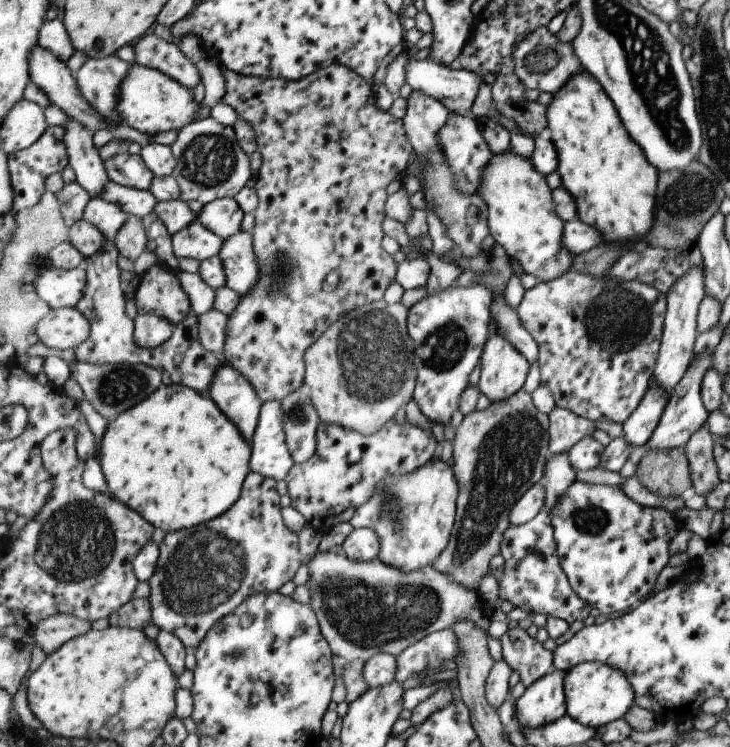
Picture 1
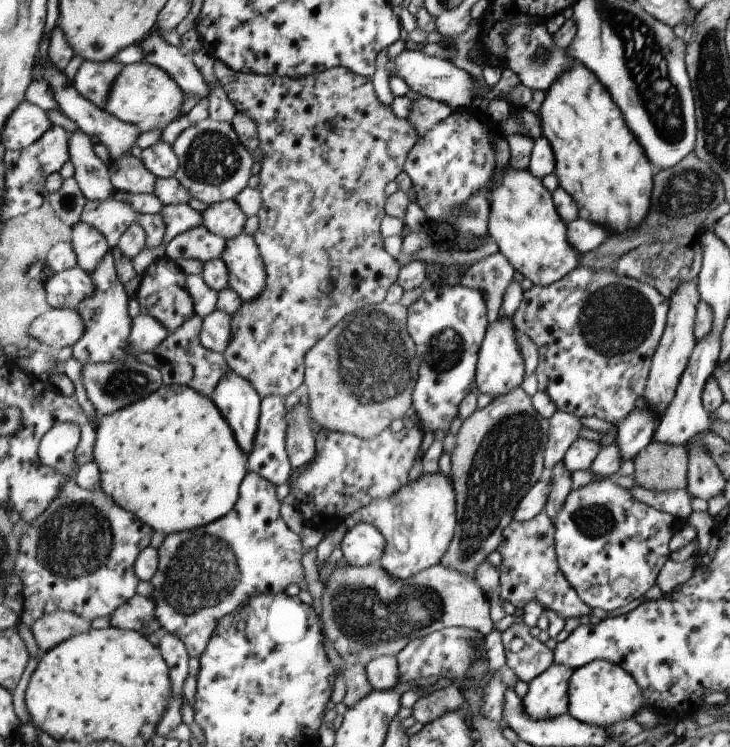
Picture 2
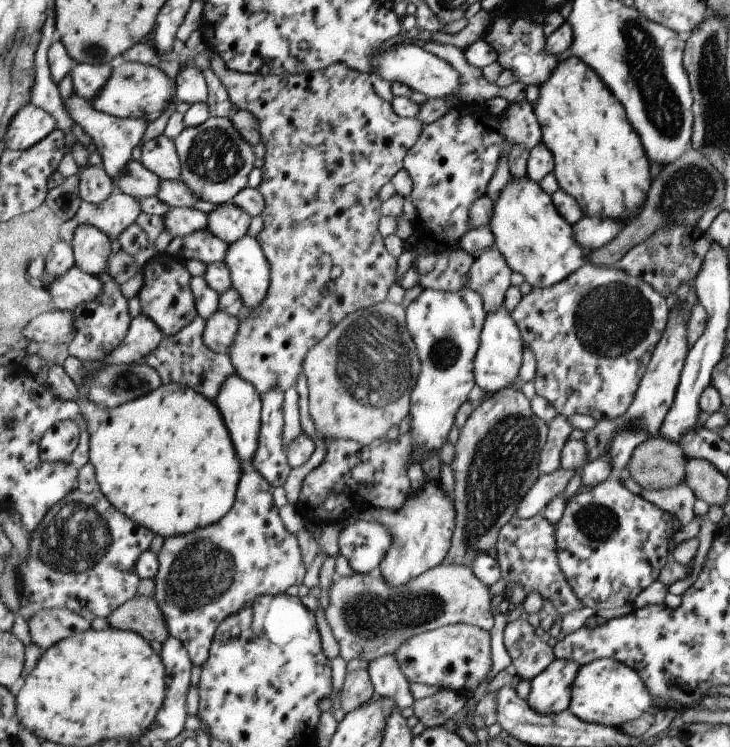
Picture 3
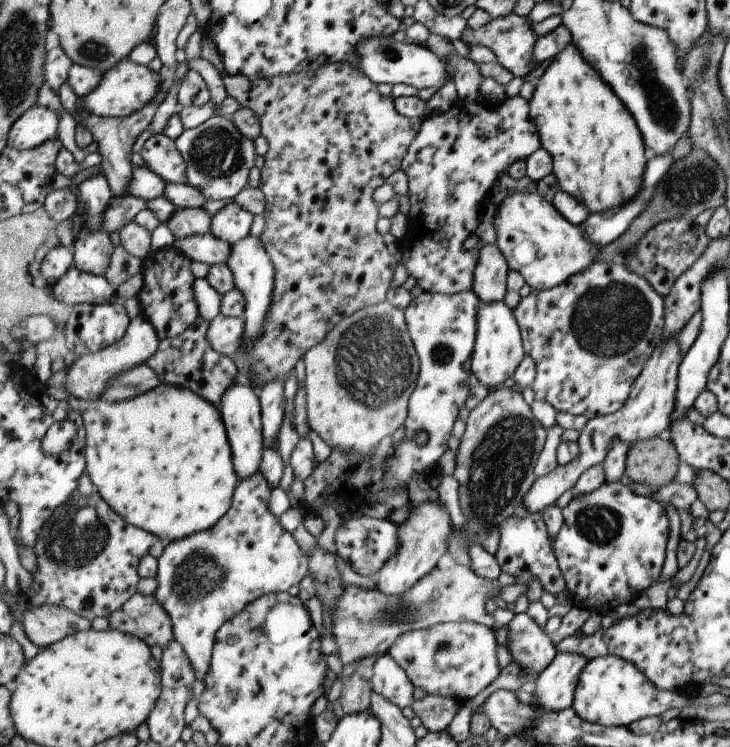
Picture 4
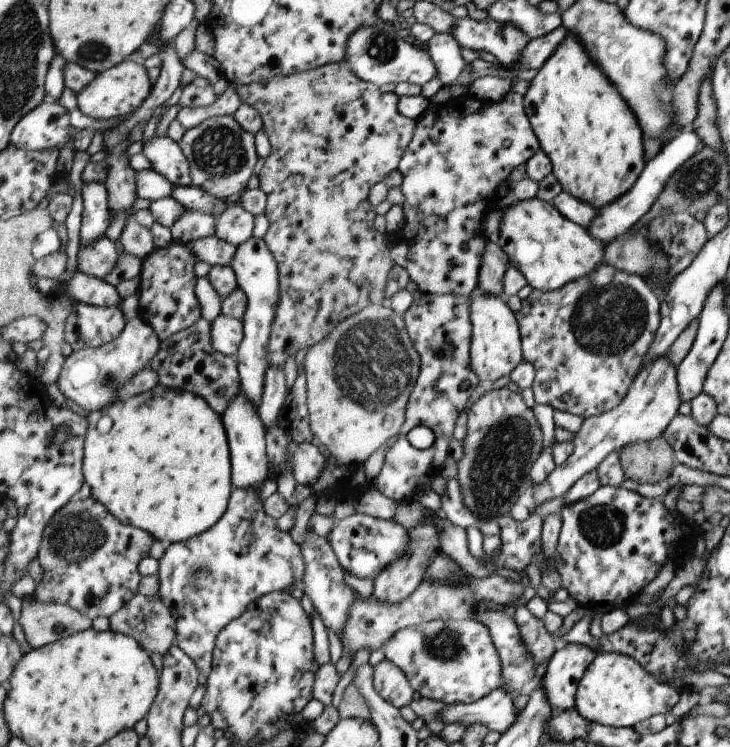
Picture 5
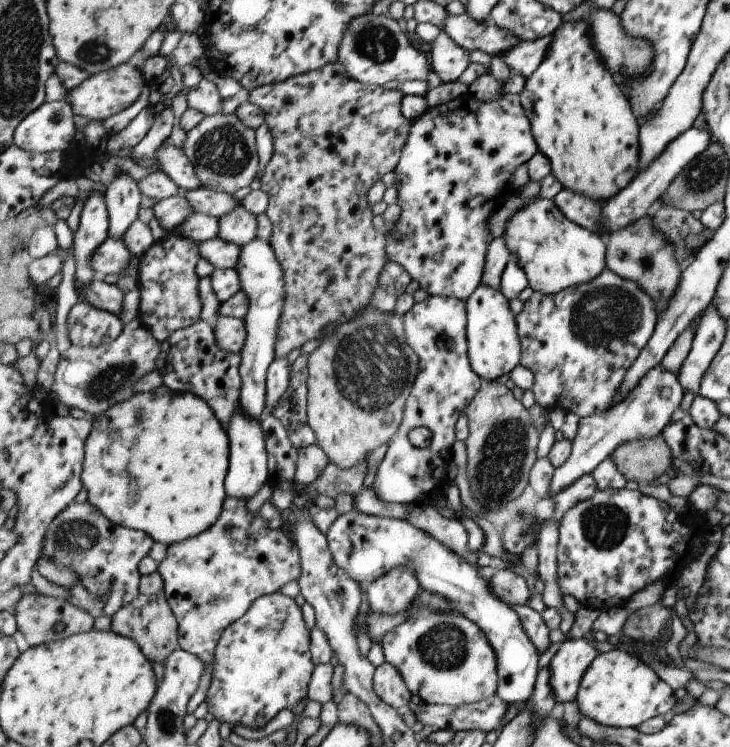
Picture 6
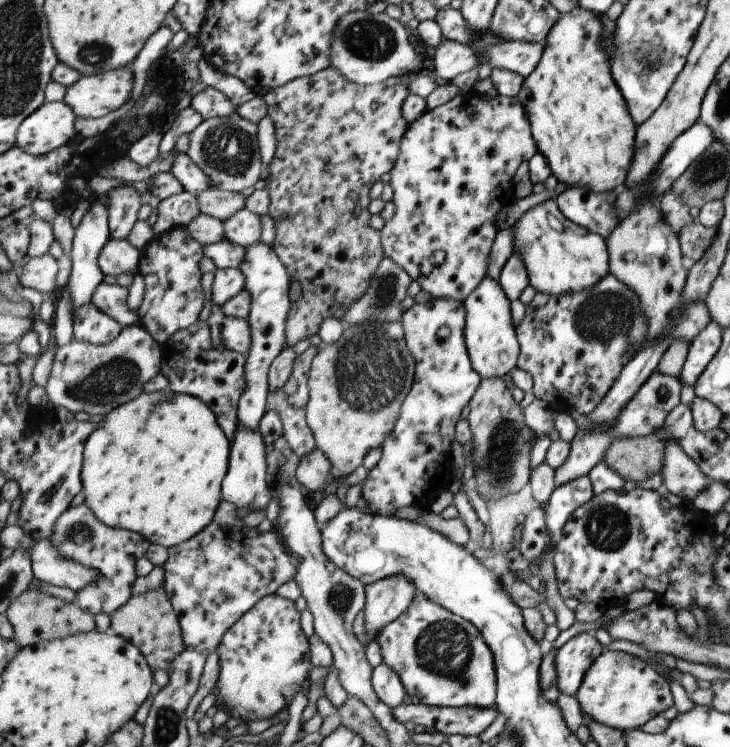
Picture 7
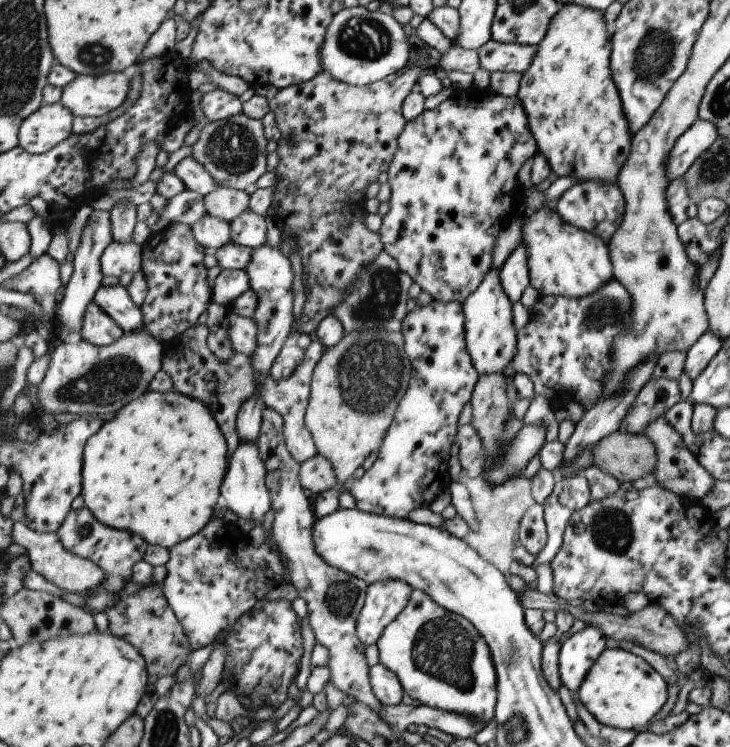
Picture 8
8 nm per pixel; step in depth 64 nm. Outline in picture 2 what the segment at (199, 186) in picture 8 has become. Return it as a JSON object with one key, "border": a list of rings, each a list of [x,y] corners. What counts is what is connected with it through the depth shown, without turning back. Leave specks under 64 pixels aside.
{"border":[[[158,140],[156,143],[144,148],[141,158],[147,168],[157,178],[173,178],[179,170],[179,158],[175,154],[173,144]]]}

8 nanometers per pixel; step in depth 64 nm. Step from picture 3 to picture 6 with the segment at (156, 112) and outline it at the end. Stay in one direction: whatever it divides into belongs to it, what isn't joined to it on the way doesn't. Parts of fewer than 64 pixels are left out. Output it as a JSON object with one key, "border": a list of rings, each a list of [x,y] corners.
{"border":[[[127,63],[92,75],[79,88],[70,90],[68,96],[76,114],[85,116],[91,121],[103,121],[107,120],[109,116],[113,116],[113,114],[117,114],[135,104],[137,98],[141,96],[143,88],[149,86],[149,83],[143,77],[141,68]]]}

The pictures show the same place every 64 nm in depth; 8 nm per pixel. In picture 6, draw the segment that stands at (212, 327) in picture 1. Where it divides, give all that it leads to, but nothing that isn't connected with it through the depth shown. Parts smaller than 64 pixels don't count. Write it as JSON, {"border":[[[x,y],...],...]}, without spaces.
{"border":[[[219,315],[213,323],[219,348],[229,354],[239,354],[247,340],[247,325],[244,319]]]}

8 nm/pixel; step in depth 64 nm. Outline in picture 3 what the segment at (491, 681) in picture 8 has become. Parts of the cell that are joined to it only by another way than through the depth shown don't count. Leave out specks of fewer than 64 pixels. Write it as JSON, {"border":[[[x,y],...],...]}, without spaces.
{"border":[[[456,624],[447,625],[431,632],[421,633],[409,638],[401,650],[397,652],[401,670],[407,676],[409,682],[420,682],[429,686],[441,686],[441,689],[455,690],[459,694],[469,698],[475,694],[475,690],[489,678],[493,672],[493,656],[491,656],[491,634],[477,625]]]}

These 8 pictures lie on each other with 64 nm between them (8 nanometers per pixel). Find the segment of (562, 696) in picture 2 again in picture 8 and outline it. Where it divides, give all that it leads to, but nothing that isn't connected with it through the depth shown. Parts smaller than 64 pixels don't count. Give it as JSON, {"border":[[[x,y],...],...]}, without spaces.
{"border":[[[588,625],[563,644],[559,654],[562,685],[577,695],[589,670],[607,649],[607,636],[595,625]]]}

